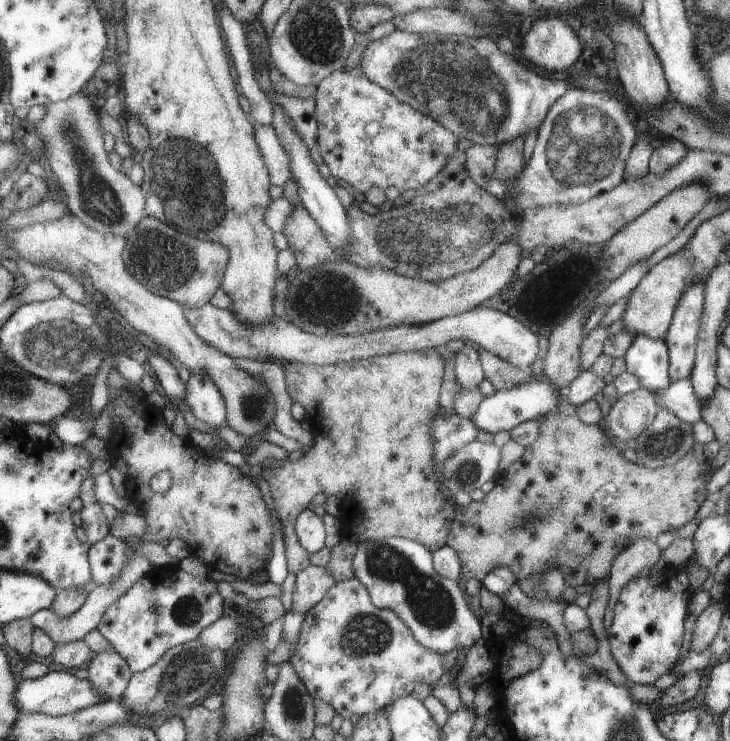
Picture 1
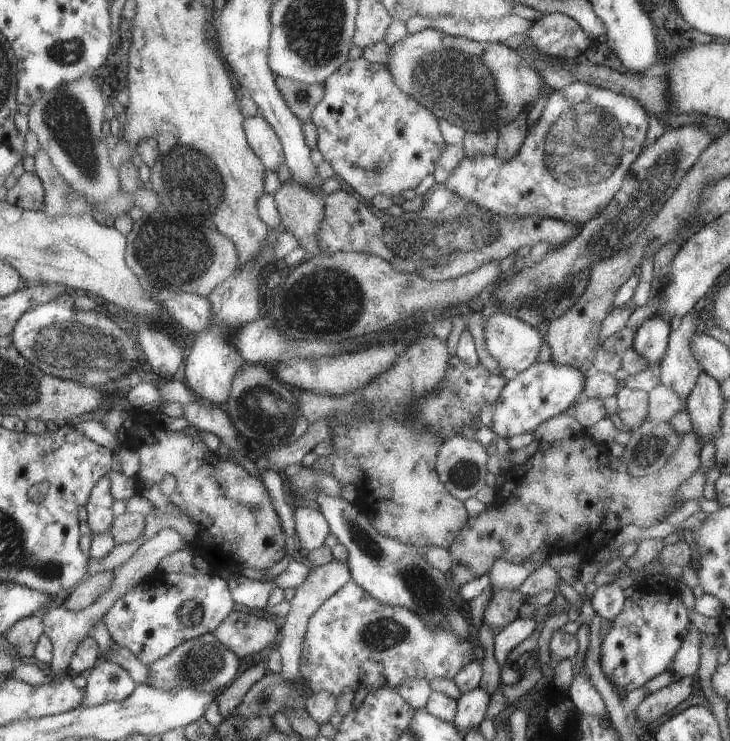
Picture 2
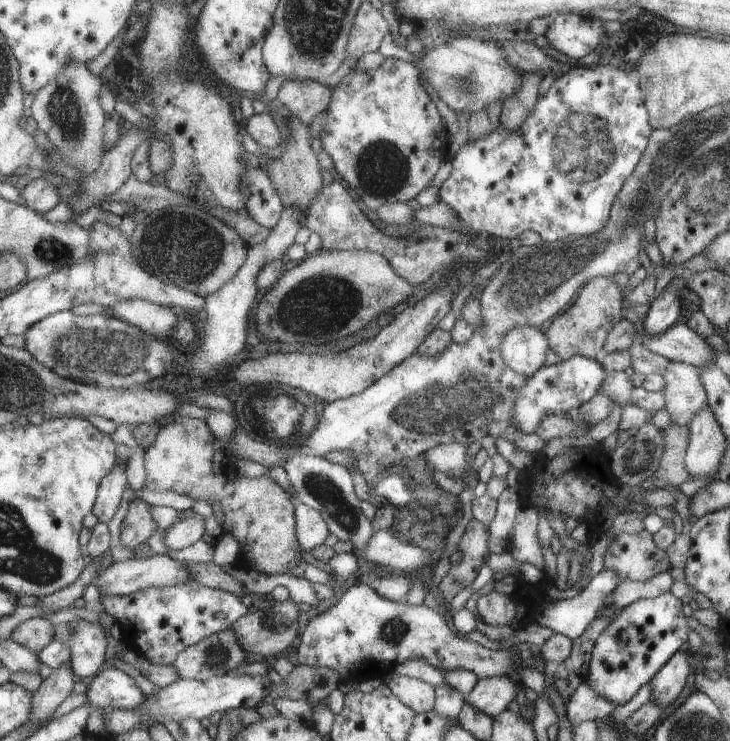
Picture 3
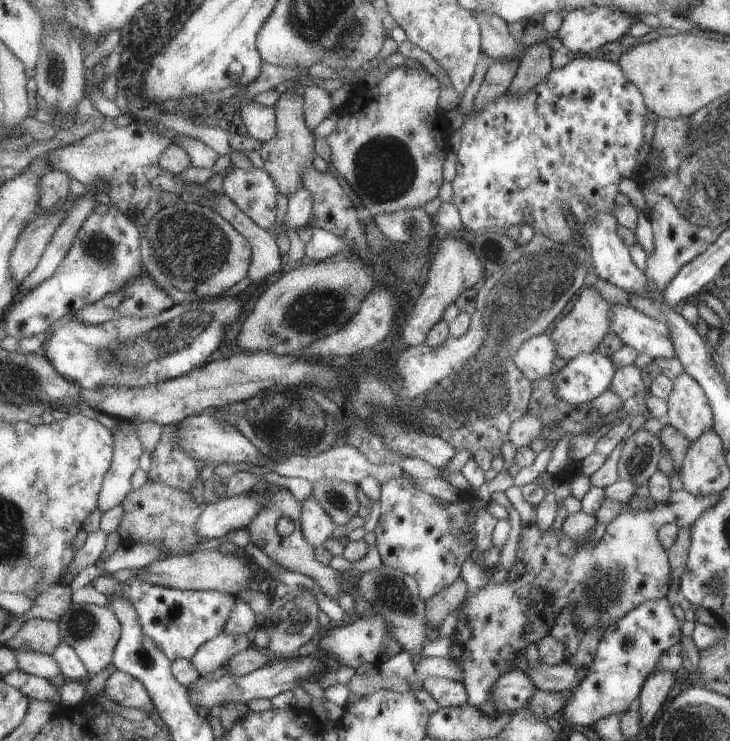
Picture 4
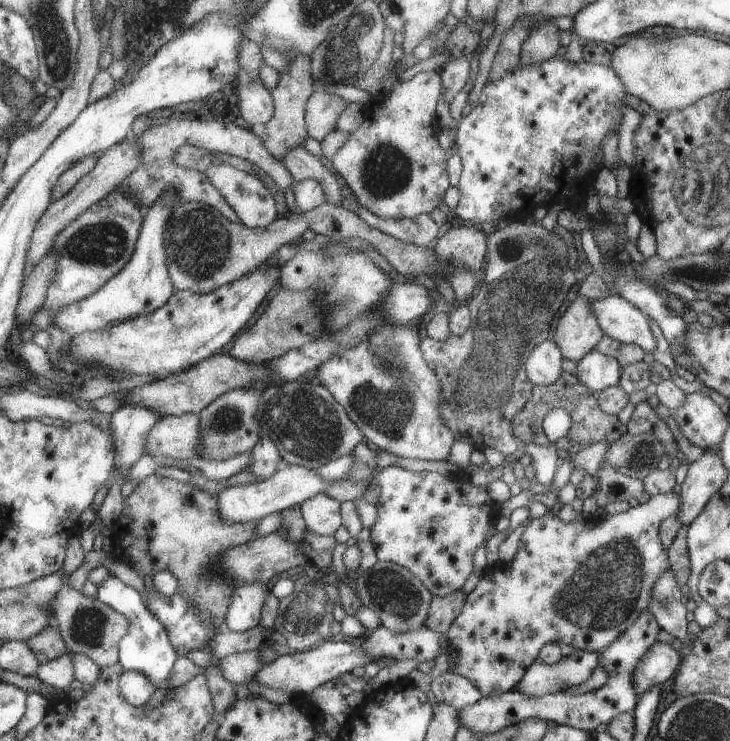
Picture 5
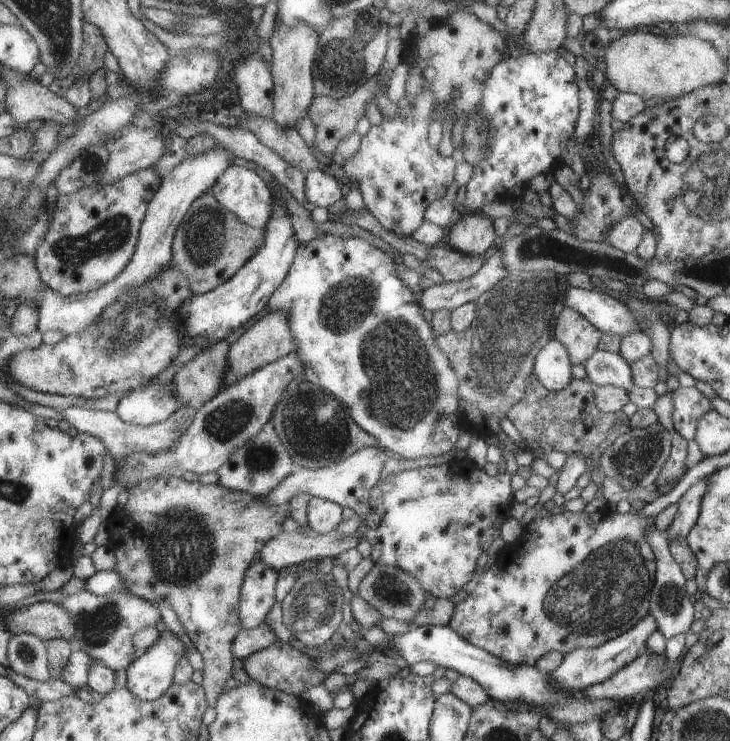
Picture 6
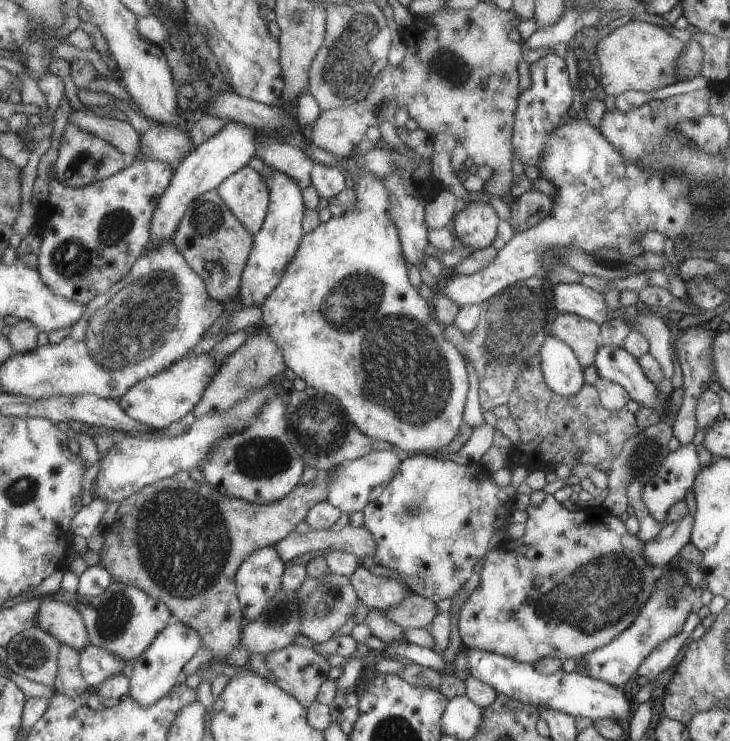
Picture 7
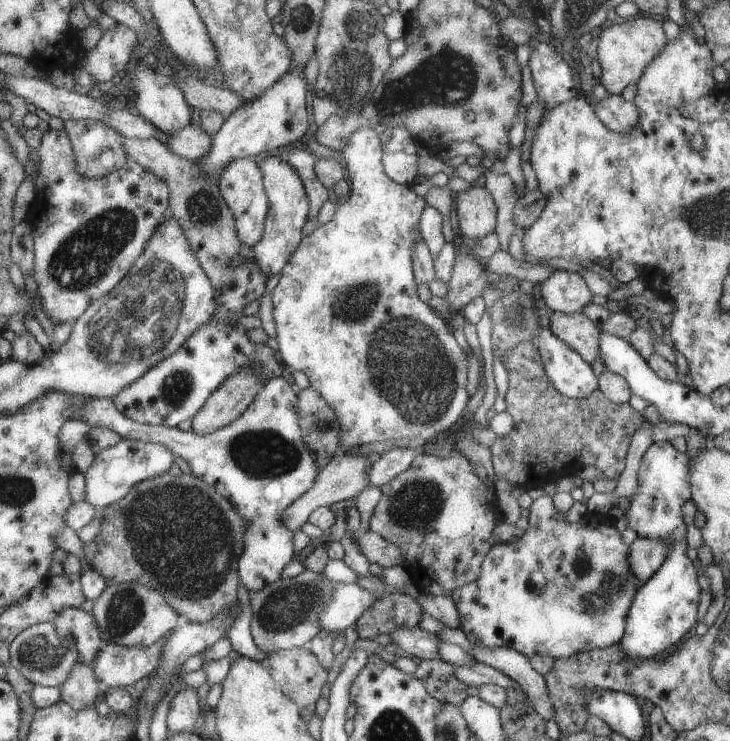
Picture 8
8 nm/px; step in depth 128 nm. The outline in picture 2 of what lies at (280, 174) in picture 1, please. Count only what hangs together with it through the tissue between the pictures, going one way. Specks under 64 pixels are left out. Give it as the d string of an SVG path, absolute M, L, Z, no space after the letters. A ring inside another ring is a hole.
M260 115L249 117L245 122L245 134L253 150L265 163L268 170L276 172L284 164L284 150L282 142L274 128Z

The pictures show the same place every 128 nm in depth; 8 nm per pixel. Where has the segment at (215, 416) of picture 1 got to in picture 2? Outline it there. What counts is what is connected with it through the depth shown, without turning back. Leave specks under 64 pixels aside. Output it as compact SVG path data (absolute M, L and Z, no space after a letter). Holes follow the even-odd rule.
M280 224L278 228L269 228L265 246L262 246L261 254L258 258L252 258L248 264L242 268L237 268L232 276L221 282L207 297L213 305L214 326L210 330L195 335L192 349L186 360L185 379L188 388L200 398L201 402L223 406L229 399L231 384L236 370L245 363L240 354L240 350L234 348L230 342L230 334L234 330L240 330L244 324L254 322L260 316L260 274L265 274L264 270L274 258L275 243L280 234L287 232L286 228Z

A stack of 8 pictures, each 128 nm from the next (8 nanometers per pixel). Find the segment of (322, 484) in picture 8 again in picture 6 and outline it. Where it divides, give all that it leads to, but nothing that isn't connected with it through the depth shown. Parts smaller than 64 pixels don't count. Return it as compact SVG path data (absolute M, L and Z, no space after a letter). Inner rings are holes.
M158 475L146 481L140 481L134 487L128 488L128 503L124 504L124 506L116 506L113 517L108 521L110 530L114 530L112 540L118 540L118 544L114 544L114 555L116 558L115 572L120 574L120 577L126 584L127 590L136 597L146 599L154 605L161 599L165 599L170 603L172 609L178 615L182 627L184 627L192 643L194 643L194 647L196 647L196 650L202 655L202 659L204 659L204 669L202 670L204 676L201 686L204 688L206 696L208 696L208 706L212 709L217 706L218 698L225 693L227 689L226 681L234 676L232 645L233 639L242 630L240 622L240 595L242 586L245 583L245 574L256 560L257 554L265 548L272 538L282 532L282 522L286 517L290 518L290 510L286 506L287 504L263 506L261 498L254 498L254 496L243 491L232 491L219 484L204 485L198 480L187 482L183 477Z

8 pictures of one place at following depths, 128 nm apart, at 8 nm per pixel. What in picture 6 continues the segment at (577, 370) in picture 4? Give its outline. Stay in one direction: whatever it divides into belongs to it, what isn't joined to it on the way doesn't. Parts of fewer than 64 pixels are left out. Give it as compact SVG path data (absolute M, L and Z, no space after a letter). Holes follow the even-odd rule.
M599 349L583 363L586 380L595 387L611 385L631 391L634 387L632 366L620 353L610 353Z

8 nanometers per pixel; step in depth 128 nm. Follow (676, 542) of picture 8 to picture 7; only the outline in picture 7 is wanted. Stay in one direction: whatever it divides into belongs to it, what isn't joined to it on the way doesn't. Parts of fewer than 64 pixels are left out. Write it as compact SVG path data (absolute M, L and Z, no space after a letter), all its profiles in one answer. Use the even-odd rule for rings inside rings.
M693 443L681 445L676 452L670 452L666 456L663 466L658 470L656 477L646 484L642 494L646 508L656 521L662 522L664 526L670 508L677 501L684 500L688 490L695 484L699 469L697 451ZM673 567L671 571L673 574L670 579L660 578L658 580L652 597L641 609L637 621L629 629L618 634L610 644L600 649L595 649L592 653L580 658L583 670L588 677L608 683L614 687L625 688L629 681L633 681L635 672L644 659L658 644L681 633L690 612L695 610L687 600L693 589L688 584L688 581L684 581L684 578ZM672 591L677 592L676 601L671 596Z

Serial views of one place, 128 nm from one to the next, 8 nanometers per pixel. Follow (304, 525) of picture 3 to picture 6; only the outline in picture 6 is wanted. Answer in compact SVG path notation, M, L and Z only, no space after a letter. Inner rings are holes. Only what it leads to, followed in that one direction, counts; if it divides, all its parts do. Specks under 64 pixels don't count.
M312 497L307 505L307 520L316 535L330 533L343 522L343 507L321 497Z

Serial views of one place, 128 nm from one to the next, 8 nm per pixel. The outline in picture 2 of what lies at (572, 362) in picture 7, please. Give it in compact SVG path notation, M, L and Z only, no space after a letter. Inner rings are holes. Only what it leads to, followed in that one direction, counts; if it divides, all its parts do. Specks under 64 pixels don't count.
M494 313L484 320L484 338L488 352L498 360L502 370L524 373L544 344L537 327L506 313Z

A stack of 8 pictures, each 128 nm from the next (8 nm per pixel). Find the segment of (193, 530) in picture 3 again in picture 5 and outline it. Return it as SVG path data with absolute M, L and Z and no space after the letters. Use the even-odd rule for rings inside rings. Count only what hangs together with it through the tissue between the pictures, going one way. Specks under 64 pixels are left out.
M290 465L278 470L268 479L236 487L226 487L218 500L221 518L226 523L260 521L272 513L282 513L296 504L304 503L316 494L326 492L328 485L325 479L315 474L315 470L306 469L301 465Z

